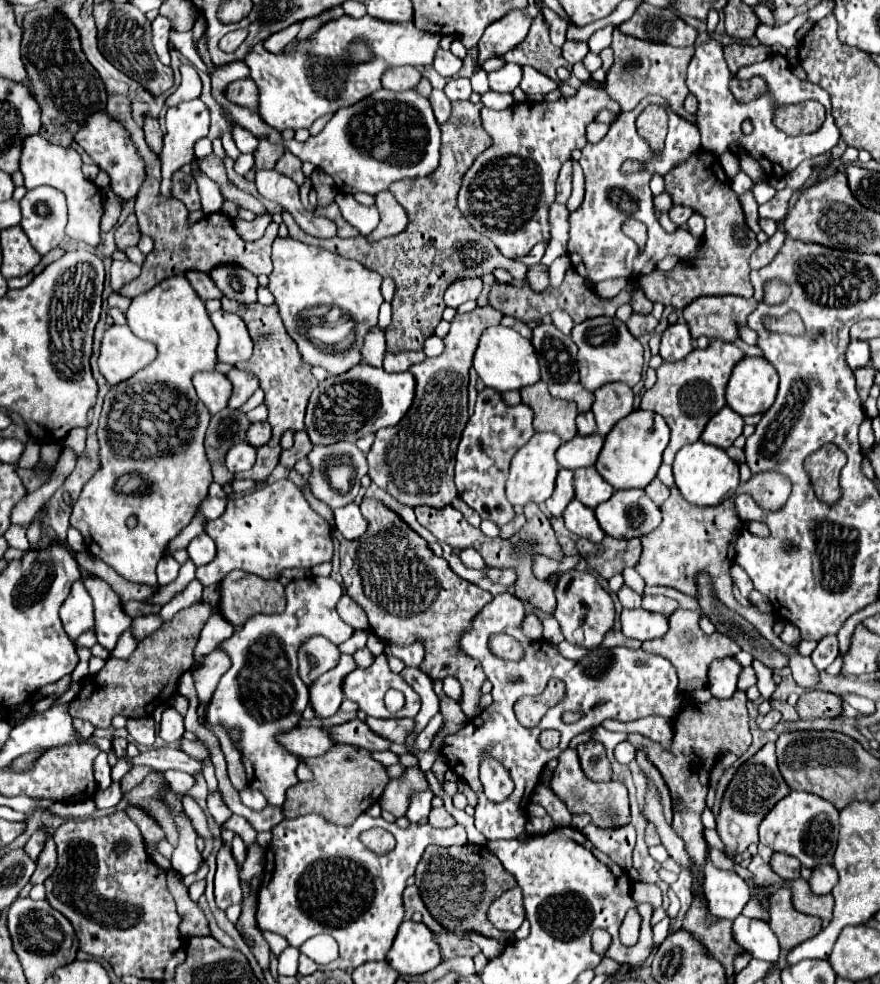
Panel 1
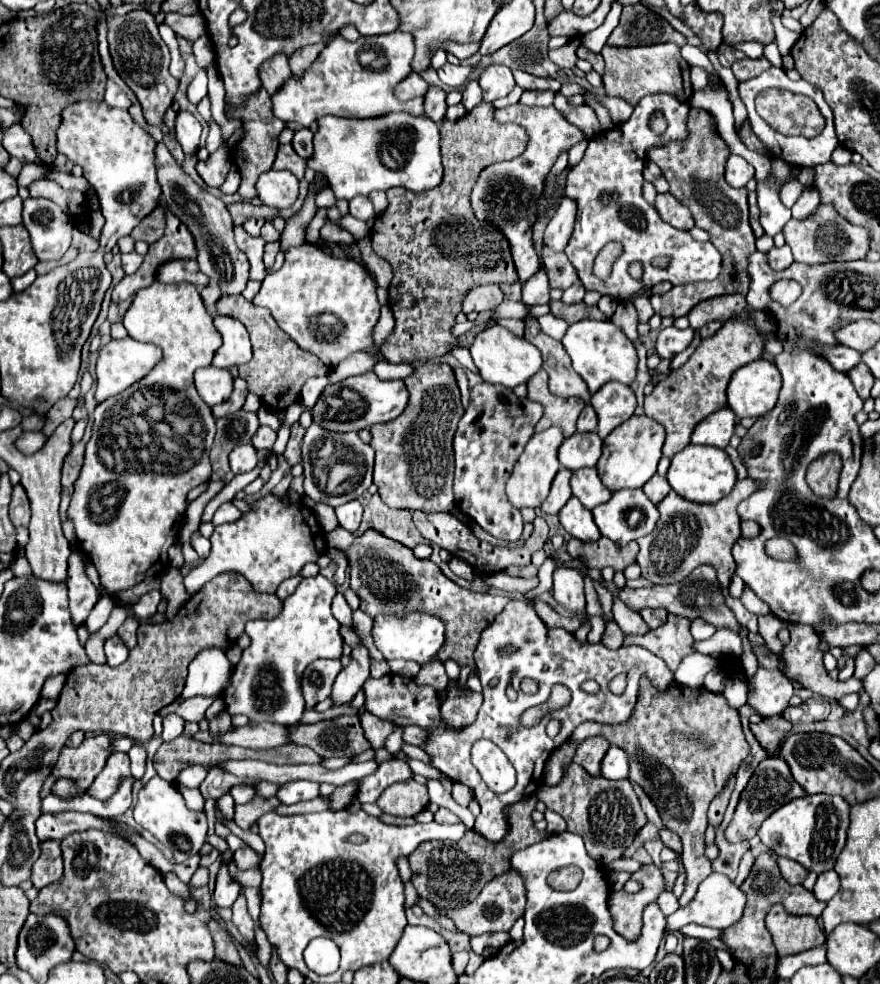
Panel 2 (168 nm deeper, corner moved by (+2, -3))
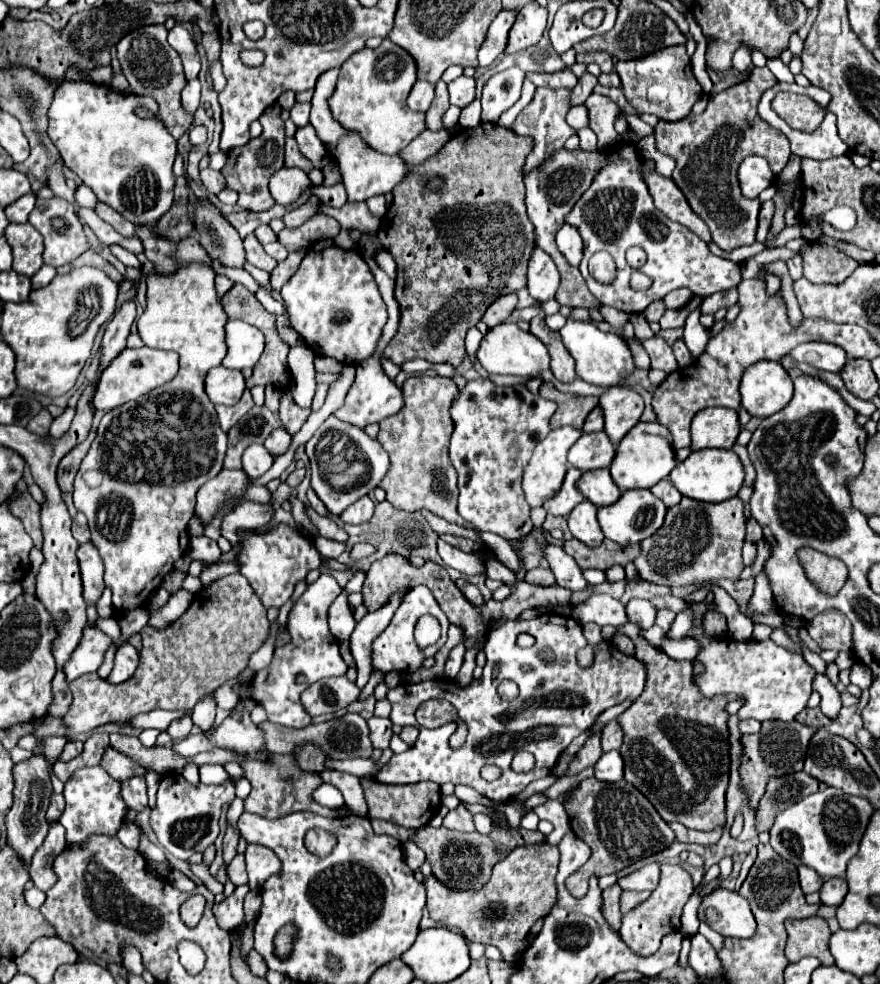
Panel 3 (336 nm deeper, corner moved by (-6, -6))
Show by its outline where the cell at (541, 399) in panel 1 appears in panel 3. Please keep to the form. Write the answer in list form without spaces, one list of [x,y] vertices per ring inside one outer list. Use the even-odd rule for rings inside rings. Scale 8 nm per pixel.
[[[544,381],[540,387],[540,395],[544,399],[552,399],[558,409],[550,419],[552,429],[570,425],[576,429],[582,429],[584,419],[588,417],[588,413],[598,405],[598,397],[580,397],[580,395],[570,395],[570,393],[562,393],[558,391],[550,381]]]

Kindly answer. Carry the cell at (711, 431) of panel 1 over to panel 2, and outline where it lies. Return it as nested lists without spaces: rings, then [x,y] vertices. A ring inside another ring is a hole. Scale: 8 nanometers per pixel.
[[[726,406],[720,408],[718,412],[706,416],[692,434],[692,442],[694,444],[708,444],[708,446],[716,446],[716,448],[726,448],[730,438],[734,436],[734,428],[736,428],[736,416],[734,412]]]

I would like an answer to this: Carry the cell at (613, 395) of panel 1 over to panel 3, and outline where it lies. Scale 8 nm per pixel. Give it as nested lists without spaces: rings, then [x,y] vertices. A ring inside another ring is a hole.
[[[610,387],[600,397],[600,407],[604,411],[606,419],[606,435],[614,445],[622,441],[622,437],[640,421],[640,415],[644,411],[642,397],[630,389],[630,387]]]

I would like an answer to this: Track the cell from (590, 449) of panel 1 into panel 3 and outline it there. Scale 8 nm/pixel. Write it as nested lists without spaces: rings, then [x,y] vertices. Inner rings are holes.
[[[604,431],[582,433],[582,437],[570,447],[568,461],[570,461],[570,465],[574,465],[576,469],[582,469],[582,471],[604,469],[604,467],[610,467],[614,453],[616,453],[616,449]]]

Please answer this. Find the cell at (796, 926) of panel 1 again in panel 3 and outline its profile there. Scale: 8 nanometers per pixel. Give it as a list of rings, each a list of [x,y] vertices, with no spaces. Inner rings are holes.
[[[822,917],[812,919],[788,919],[786,921],[788,943],[786,943],[786,959],[790,963],[800,961],[802,957],[816,957],[822,965],[834,965],[834,957],[828,951],[830,929]]]

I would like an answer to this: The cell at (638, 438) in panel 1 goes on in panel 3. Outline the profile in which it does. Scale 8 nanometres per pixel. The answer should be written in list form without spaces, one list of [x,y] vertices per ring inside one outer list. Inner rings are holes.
[[[638,423],[620,441],[620,445],[616,449],[616,457],[610,465],[610,475],[622,491],[650,489],[658,481],[668,477],[674,467],[676,467],[676,455],[672,449],[670,431],[666,427],[662,427],[660,423]]]

